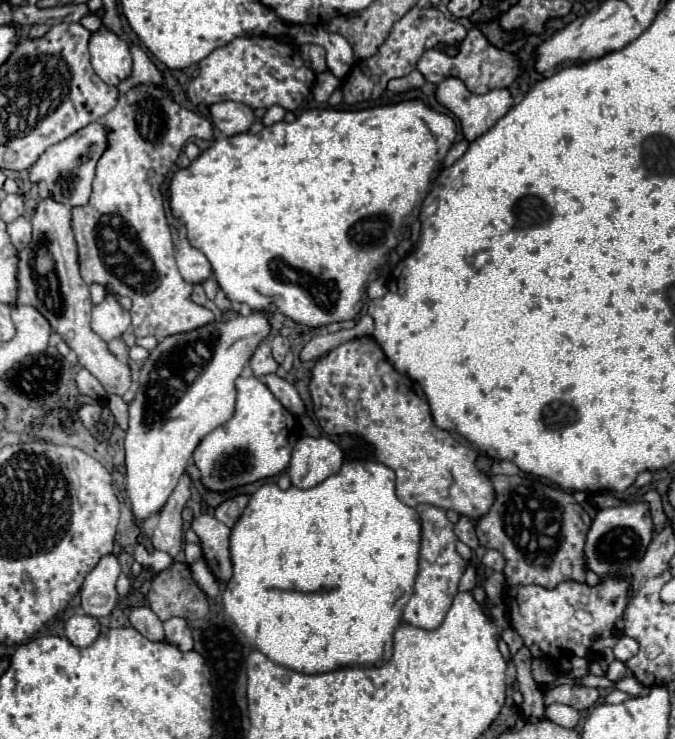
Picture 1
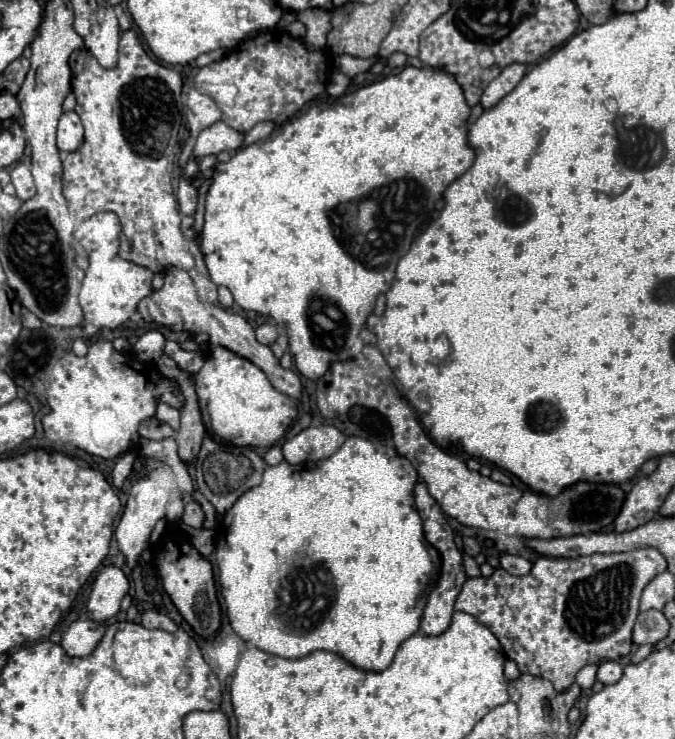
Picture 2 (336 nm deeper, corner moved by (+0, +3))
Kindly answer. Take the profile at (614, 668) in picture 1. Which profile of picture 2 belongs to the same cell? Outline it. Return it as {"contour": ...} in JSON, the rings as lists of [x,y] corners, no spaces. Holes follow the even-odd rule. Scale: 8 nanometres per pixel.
{"contour":[[[612,660],[600,662],[600,664],[598,664],[598,674],[596,674],[596,678],[598,678],[602,684],[616,684],[616,682],[622,678],[622,664],[620,664],[620,662],[612,662]]]}

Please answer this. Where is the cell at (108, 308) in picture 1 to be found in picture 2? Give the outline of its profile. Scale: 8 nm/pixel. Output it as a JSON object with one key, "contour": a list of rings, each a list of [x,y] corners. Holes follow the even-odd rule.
{"contour":[[[98,212],[74,228],[74,238],[78,240],[78,244],[84,250],[90,250],[90,266],[86,268],[86,276],[80,288],[80,306],[84,320],[94,324],[96,328],[118,328],[136,312],[138,302],[154,292],[154,272],[118,256],[120,232],[120,220],[114,212]]]}

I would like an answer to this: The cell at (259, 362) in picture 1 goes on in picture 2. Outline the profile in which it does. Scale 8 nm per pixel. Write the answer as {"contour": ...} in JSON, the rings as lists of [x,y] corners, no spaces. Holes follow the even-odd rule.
{"contour":[[[262,324],[262,326],[256,328],[256,340],[260,344],[270,346],[270,344],[276,342],[276,336],[278,336],[278,332],[276,332],[276,326],[274,324]]]}

